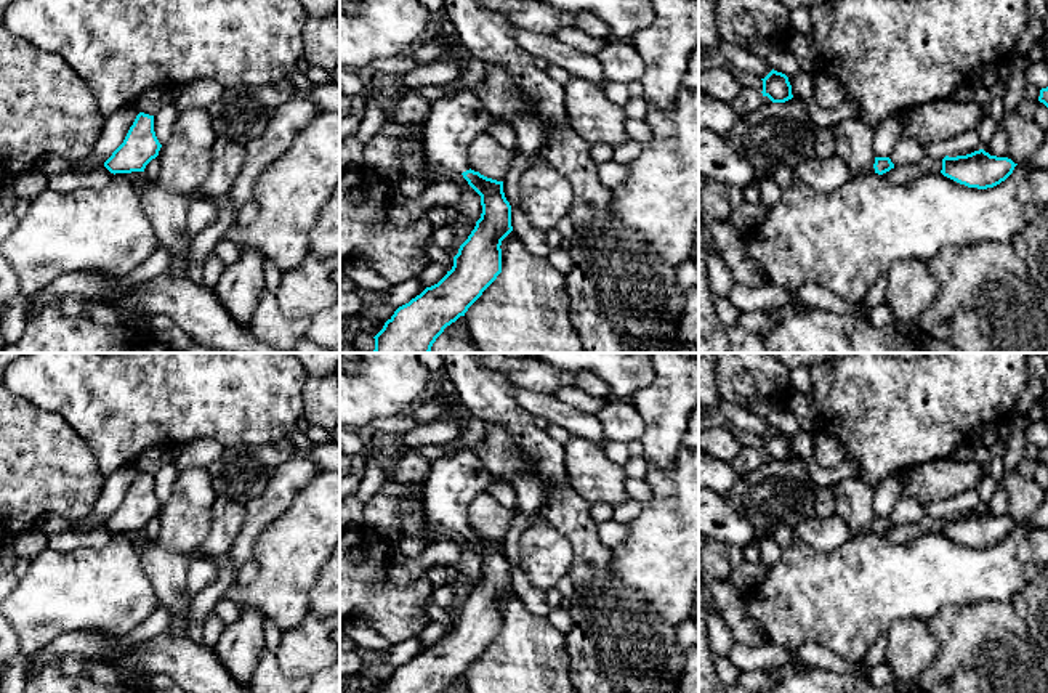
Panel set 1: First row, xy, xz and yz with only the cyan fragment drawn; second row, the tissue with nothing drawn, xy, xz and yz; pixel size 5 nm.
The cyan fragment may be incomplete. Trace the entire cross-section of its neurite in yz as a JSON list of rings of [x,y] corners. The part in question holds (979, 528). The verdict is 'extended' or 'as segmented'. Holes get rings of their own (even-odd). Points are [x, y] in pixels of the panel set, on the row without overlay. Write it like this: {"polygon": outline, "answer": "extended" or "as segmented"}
{"polygon": [[[979,509],[966,515],[945,515],[941,533],[968,547],[987,549],[1005,541],[1016,525],[1008,517],[990,515]]], "answer": "as segmented"}

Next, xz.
{"polygon": [[[471,449],[429,460],[421,486],[431,520],[455,533],[481,555],[482,573],[453,616],[453,626],[434,645],[399,666],[378,693],[442,693],[502,632],[502,600],[513,590],[503,541],[468,525],[468,505],[500,478],[489,473]]], "answer": "extended"}

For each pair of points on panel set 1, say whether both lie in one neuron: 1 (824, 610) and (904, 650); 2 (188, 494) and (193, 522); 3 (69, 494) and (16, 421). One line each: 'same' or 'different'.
1: different
2: same
3: same

